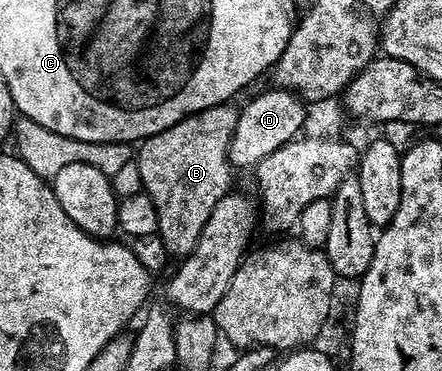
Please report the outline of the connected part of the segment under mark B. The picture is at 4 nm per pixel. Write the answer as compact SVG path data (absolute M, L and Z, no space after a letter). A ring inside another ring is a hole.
M220 103L179 120L163 129L163 133L140 140L136 148L137 175L157 214L156 238L176 257L190 255L197 248L199 233L203 233L211 209L219 205L224 195L230 194L229 182L234 172L229 161L229 146L235 133L237 113L236 106Z

